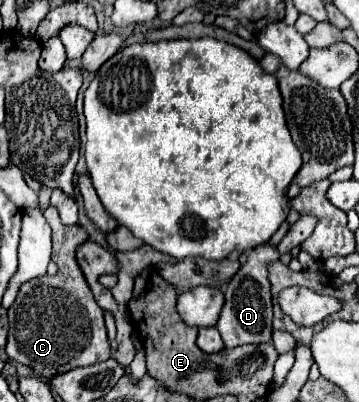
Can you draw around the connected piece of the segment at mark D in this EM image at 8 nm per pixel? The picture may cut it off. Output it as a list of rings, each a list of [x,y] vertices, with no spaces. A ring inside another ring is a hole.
[[[260,246],[248,254],[248,262],[232,276],[232,280],[226,286],[224,298],[226,304],[220,312],[220,320],[216,324],[224,346],[236,348],[242,344],[260,344],[270,342],[272,336],[272,292],[270,292],[270,280],[268,280],[268,264],[276,262],[280,254],[274,246]]]

